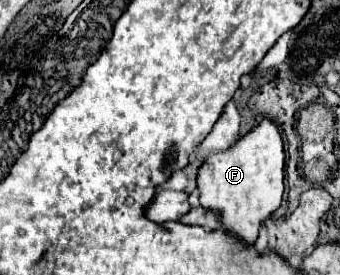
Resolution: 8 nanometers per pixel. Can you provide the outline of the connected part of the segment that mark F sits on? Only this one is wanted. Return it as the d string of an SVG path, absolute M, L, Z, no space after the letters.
M265 118L247 136L239 138L229 150L211 154L199 168L197 186L201 194L201 206L219 214L221 230L227 230L237 240L243 240L245 246L253 246L259 228L281 204L285 188L283 166L285 152L279 128L269 118Z

